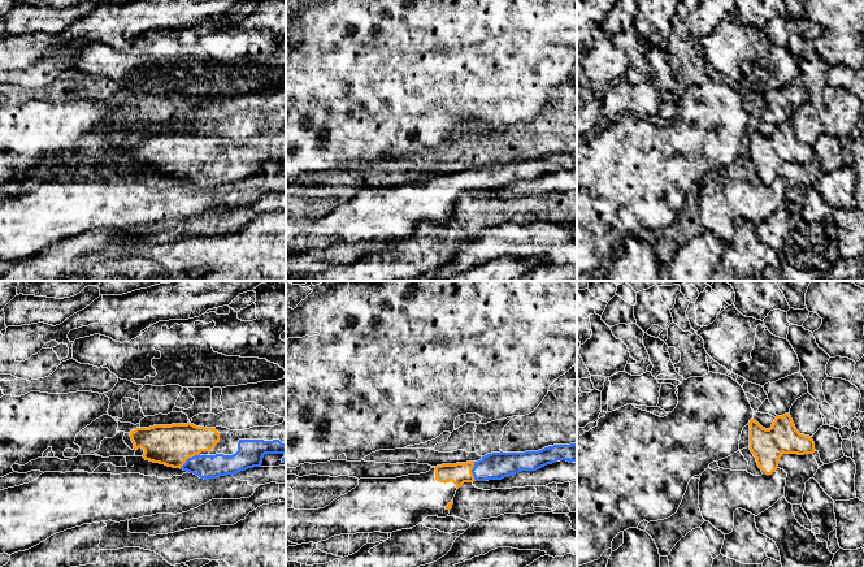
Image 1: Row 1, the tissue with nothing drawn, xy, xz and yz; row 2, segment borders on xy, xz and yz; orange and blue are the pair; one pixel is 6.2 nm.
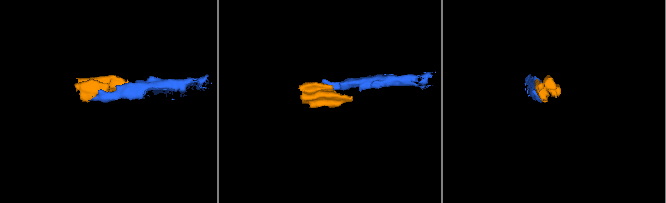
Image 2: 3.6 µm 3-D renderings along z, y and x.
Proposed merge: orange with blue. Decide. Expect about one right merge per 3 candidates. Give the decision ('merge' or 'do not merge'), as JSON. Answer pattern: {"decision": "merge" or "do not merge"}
{"decision": "merge"}

